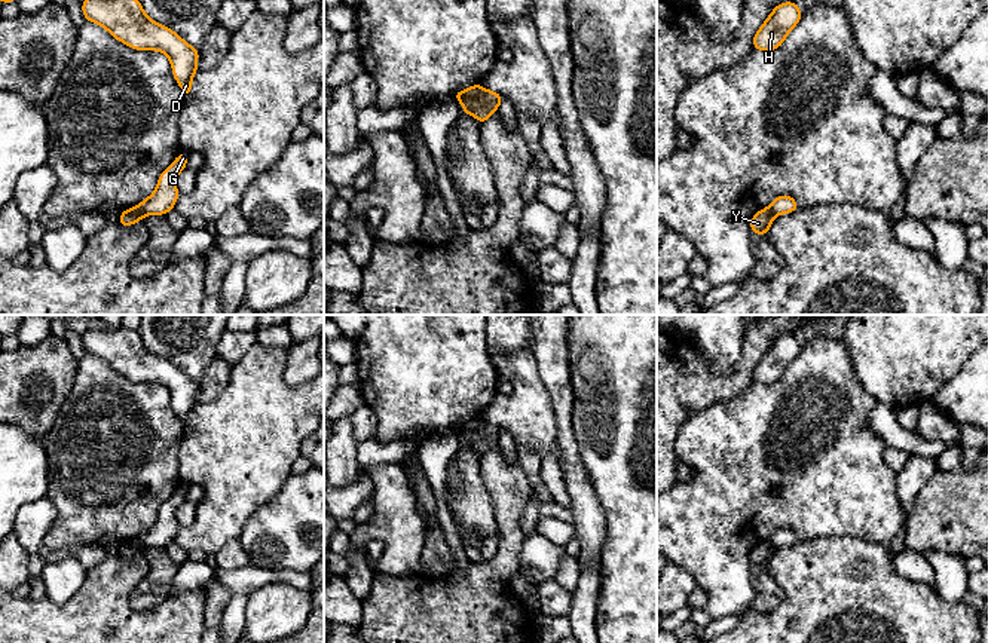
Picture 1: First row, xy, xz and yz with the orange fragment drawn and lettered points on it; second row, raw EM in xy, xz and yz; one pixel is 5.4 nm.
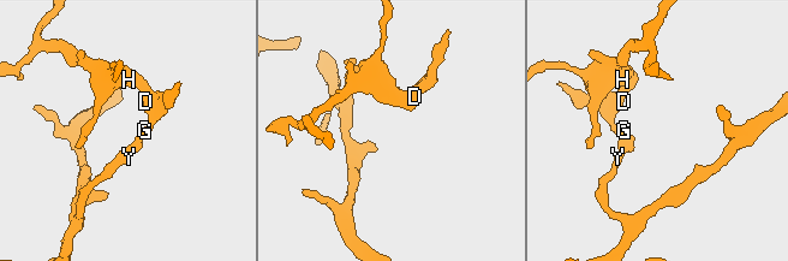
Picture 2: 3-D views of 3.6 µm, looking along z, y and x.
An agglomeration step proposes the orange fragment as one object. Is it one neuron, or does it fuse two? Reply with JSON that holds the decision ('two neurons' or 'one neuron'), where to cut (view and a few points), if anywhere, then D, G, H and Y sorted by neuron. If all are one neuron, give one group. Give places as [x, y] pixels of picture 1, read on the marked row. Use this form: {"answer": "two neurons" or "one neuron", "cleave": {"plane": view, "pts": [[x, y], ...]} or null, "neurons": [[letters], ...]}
{"answer": "two neurons", "cleave": {"plane": "xz", "pts": [[483, 89], [462, 103]]}, "neurons": [["D", "G", "H"], ["Y"]]}

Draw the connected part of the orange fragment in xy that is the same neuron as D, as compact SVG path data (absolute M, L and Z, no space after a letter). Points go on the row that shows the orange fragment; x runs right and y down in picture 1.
M85 0L82 12L86 21L104 27L116 40L132 49L163 52L184 98L192 94L192 79L199 70L199 50L175 31L152 21L138 0Z

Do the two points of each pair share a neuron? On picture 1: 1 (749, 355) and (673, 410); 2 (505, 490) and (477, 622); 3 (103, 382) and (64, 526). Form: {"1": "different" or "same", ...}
{"1": "same", "2": "same", "3": "same"}

